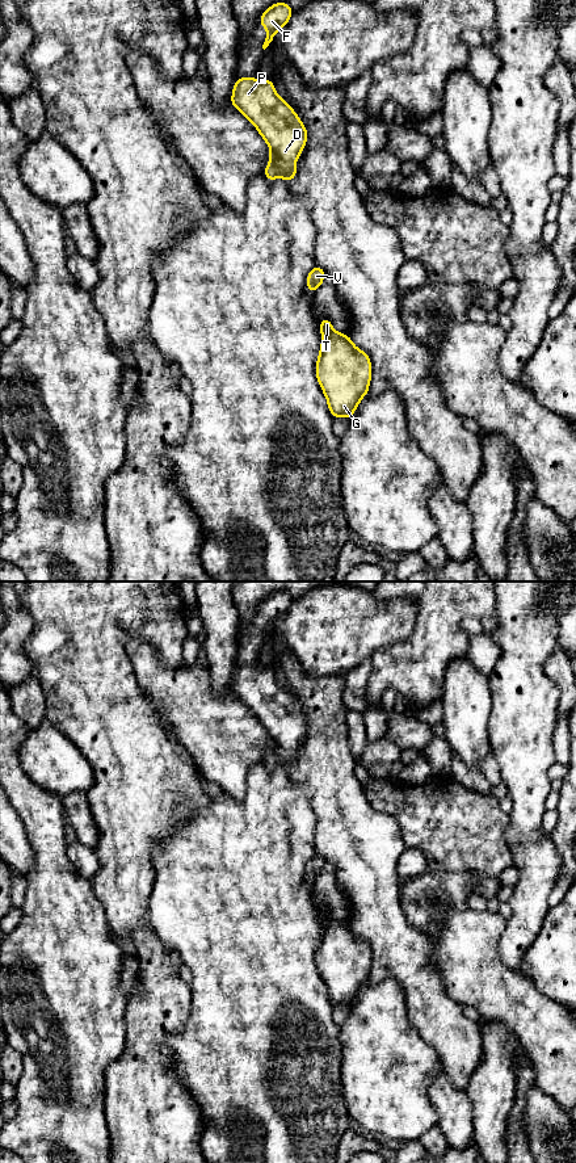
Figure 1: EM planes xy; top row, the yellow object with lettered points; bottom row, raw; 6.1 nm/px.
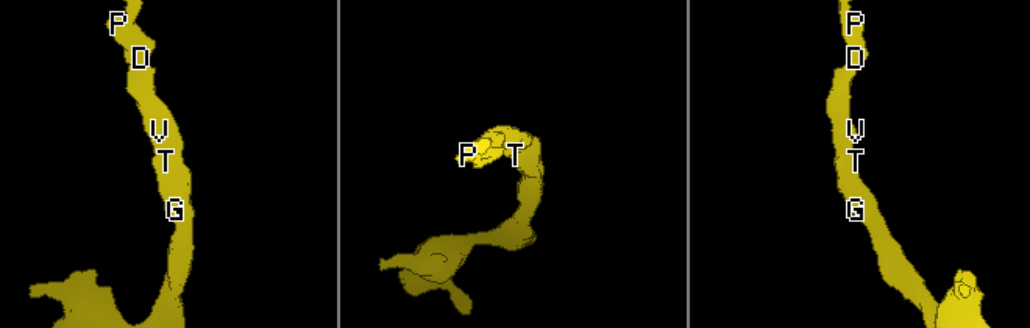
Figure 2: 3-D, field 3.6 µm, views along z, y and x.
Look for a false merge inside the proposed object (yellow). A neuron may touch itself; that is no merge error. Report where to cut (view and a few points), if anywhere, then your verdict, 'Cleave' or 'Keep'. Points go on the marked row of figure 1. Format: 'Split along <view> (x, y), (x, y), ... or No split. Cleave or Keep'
No split. Keep

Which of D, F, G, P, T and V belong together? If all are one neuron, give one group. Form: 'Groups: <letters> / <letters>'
Groups: D F G P T V

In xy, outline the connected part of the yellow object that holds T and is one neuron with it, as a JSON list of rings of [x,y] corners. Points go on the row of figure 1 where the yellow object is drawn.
[[[329,319],[320,320],[321,348],[316,378],[333,417],[352,419],[361,399],[369,392],[371,362],[352,339],[332,328]]]

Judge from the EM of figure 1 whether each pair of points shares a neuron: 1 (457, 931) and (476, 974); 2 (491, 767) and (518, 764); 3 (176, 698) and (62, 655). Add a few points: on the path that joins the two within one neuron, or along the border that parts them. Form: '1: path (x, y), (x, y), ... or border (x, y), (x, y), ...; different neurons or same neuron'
1: path (465, 941), (470, 964); same neuron
2: border (491, 755), (501, 781); different neurons
3: border (141, 685), (159, 710); different neurons

